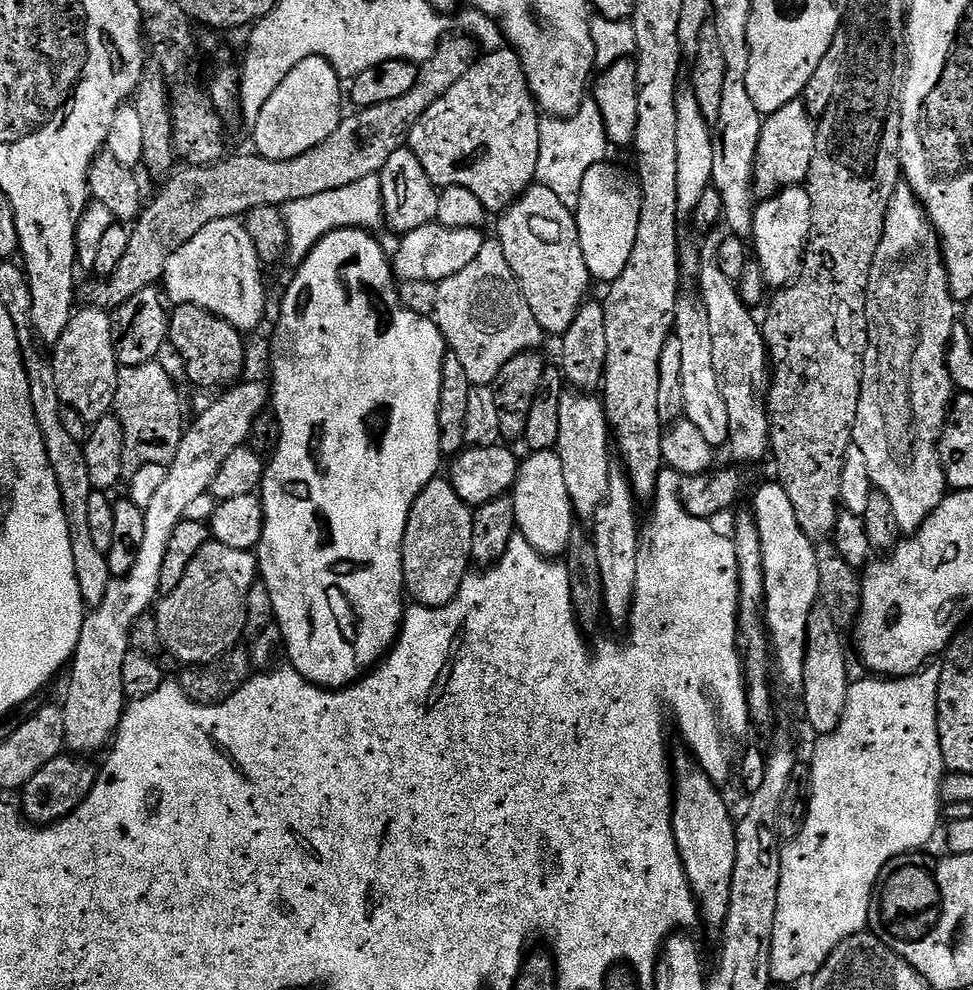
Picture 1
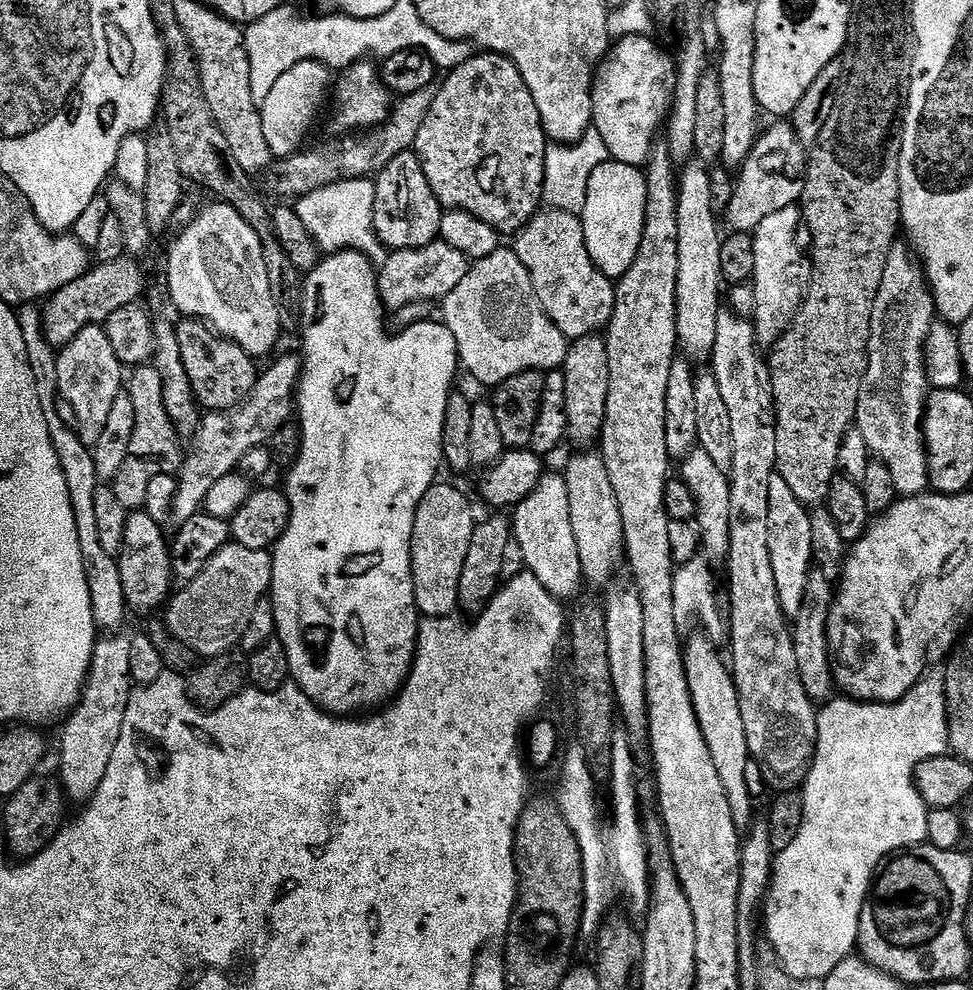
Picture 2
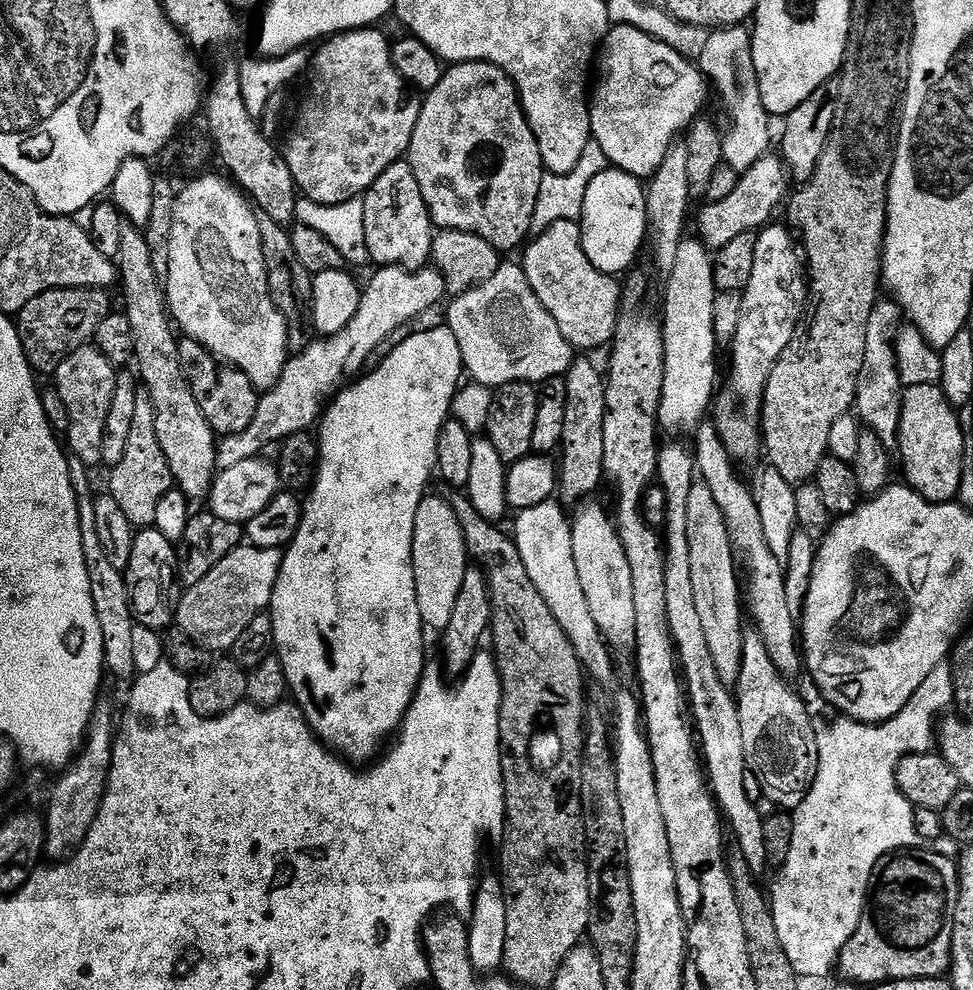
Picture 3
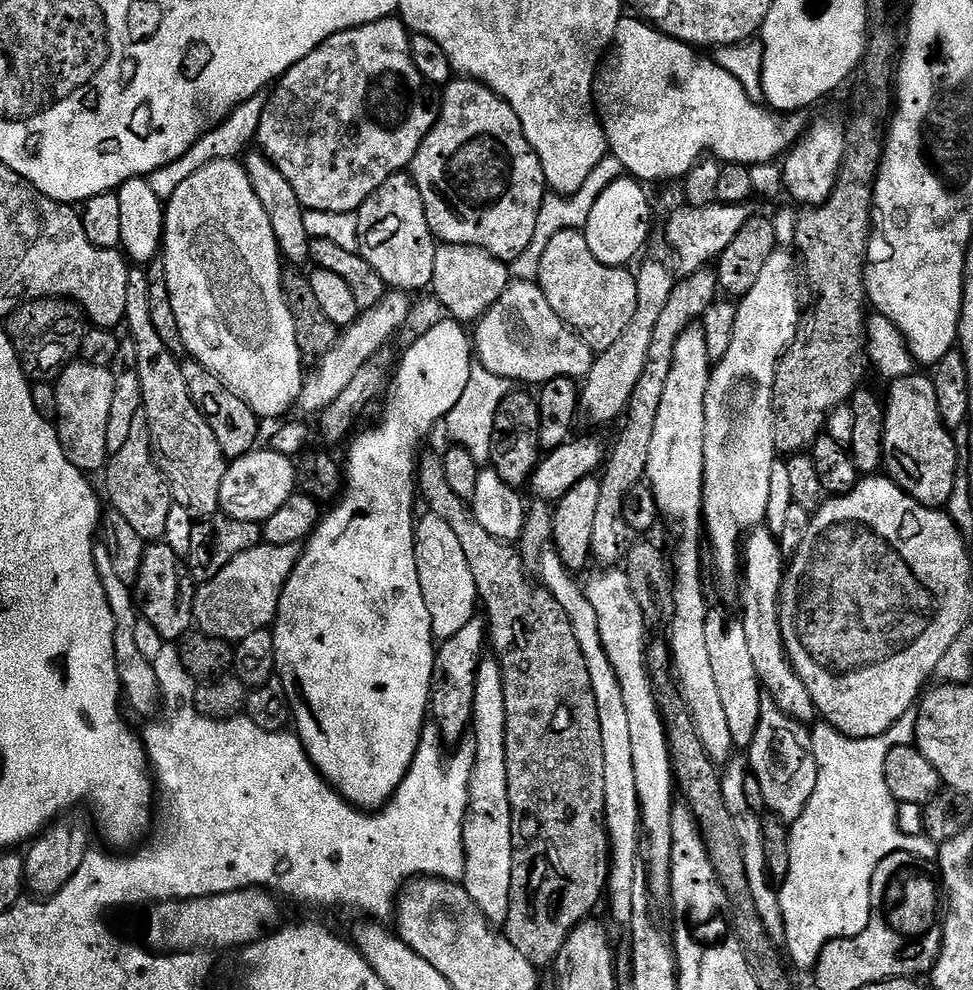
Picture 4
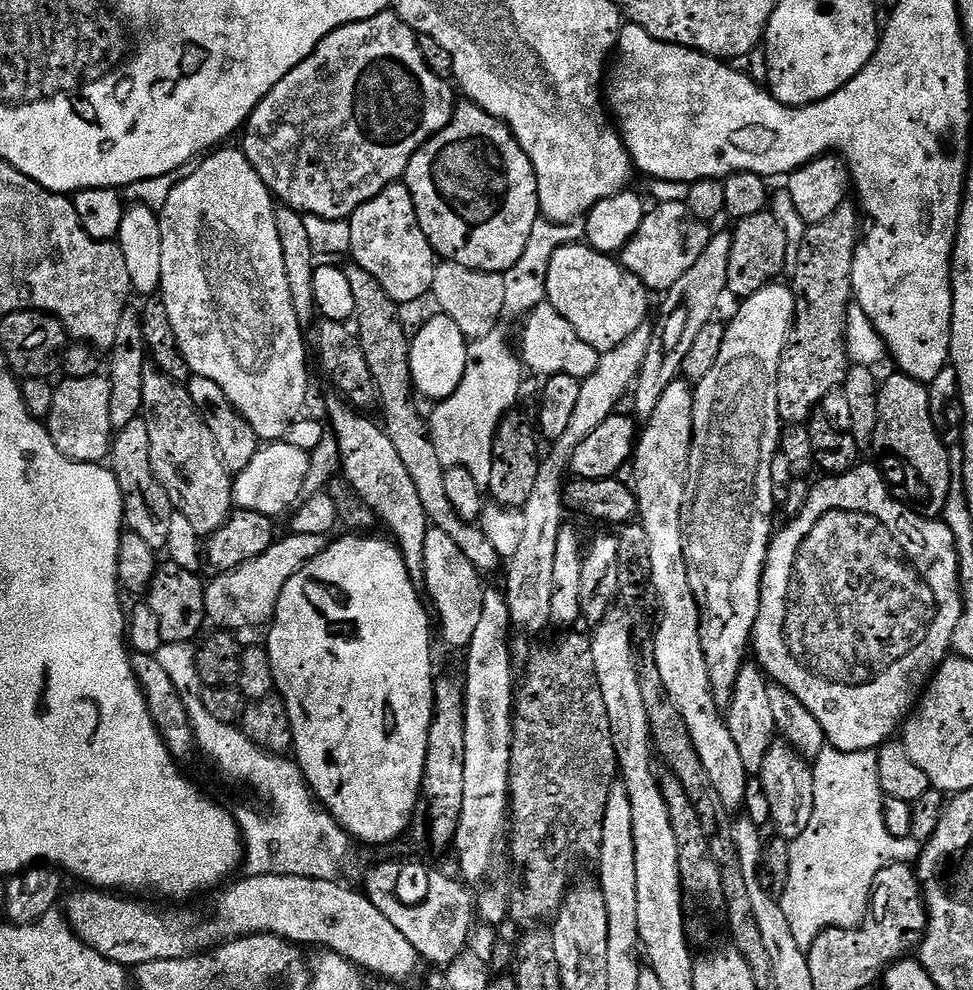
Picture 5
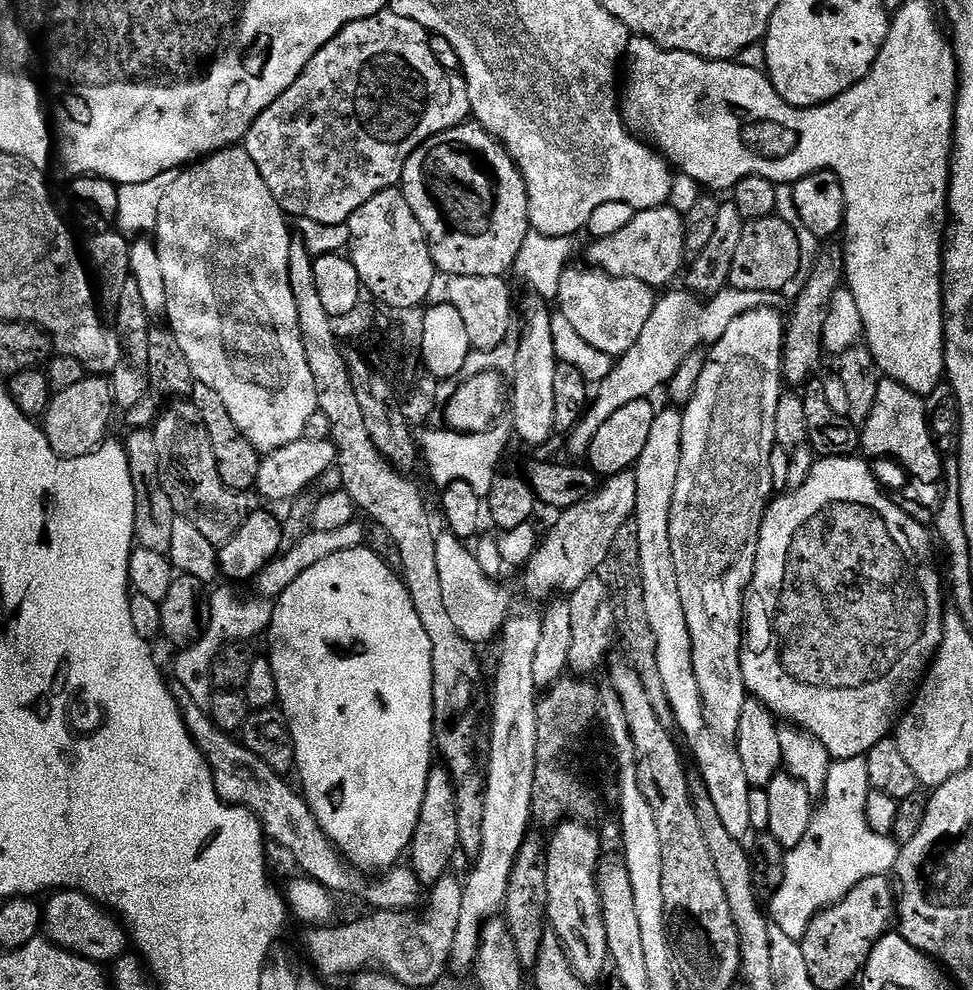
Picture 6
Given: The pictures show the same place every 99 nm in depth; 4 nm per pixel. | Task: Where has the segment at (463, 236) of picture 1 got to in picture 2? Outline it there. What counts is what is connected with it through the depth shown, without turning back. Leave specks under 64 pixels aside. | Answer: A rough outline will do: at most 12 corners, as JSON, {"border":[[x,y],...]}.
{"border":[[443,242],[393,251],[376,281],[385,309],[442,302],[469,257]]}

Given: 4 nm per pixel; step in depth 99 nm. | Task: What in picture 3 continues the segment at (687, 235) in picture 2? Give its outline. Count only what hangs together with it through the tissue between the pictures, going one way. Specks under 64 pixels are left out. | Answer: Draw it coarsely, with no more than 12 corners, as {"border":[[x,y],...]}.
{"border":[[678,246],[664,288],[659,423],[695,430],[716,392],[713,253]]}

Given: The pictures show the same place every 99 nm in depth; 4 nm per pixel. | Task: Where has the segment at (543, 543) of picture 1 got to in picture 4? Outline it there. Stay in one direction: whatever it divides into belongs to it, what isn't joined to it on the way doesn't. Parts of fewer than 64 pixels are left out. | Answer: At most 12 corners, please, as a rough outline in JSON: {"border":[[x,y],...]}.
{"border":[[555,550],[543,587],[586,658],[606,777],[606,904],[631,925],[642,832],[630,722],[598,614]]}

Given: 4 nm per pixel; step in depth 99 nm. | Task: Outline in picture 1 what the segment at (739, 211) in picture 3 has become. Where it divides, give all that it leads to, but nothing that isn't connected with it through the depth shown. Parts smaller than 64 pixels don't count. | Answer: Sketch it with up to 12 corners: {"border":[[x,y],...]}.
{"border":[[800,100],[763,117],[754,192],[803,185],[817,121]]}

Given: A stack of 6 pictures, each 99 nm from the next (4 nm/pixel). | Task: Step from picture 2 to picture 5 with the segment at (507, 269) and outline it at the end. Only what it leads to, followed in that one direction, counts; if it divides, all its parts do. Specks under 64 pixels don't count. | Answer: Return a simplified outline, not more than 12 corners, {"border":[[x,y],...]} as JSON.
{"border":[[552,304],[523,317],[518,356],[540,378],[584,380],[601,353]]}

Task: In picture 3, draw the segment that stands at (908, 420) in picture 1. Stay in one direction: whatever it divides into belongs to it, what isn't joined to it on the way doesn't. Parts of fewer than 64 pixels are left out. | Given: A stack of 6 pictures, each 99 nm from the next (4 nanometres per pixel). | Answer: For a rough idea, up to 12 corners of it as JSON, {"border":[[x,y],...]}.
{"border":[[899,304],[870,314],[855,411],[892,446],[904,384],[896,365]]}

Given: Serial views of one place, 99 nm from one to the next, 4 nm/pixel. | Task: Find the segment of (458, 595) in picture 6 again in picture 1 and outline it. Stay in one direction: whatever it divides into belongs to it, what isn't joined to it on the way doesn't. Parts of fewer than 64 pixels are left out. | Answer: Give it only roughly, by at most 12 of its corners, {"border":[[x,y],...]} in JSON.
{"border":[[451,479],[418,494],[402,542],[422,608],[458,594],[473,563],[473,509]]}

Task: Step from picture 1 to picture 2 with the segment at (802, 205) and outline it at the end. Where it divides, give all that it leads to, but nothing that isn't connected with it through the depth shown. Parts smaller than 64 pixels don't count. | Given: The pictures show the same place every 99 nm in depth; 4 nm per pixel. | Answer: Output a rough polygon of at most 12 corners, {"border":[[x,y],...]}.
{"border":[[802,212],[770,214],[754,242],[754,323],[764,346],[792,327],[810,283]]}

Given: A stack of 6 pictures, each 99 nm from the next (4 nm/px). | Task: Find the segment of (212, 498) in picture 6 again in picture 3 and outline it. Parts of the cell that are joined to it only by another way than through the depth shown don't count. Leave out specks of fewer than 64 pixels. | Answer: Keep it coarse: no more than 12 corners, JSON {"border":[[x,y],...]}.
{"border":[[143,231],[114,257],[158,446],[189,501],[209,495],[218,437],[178,358]]}

